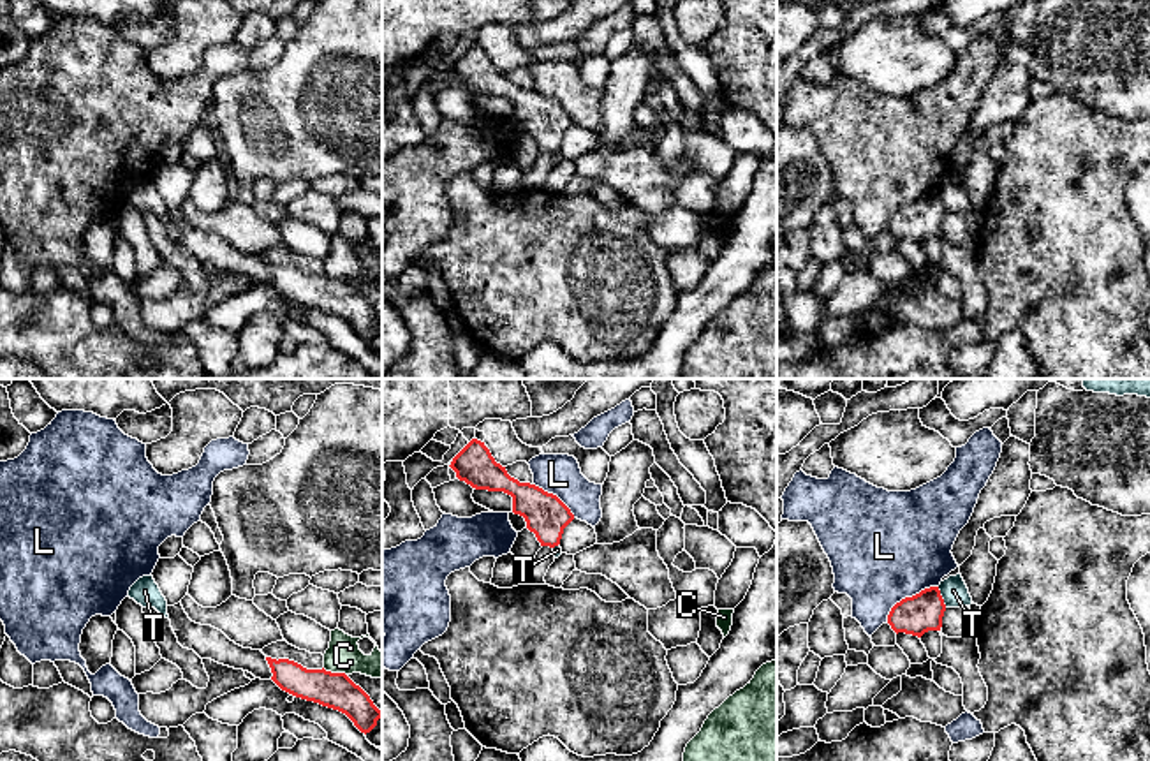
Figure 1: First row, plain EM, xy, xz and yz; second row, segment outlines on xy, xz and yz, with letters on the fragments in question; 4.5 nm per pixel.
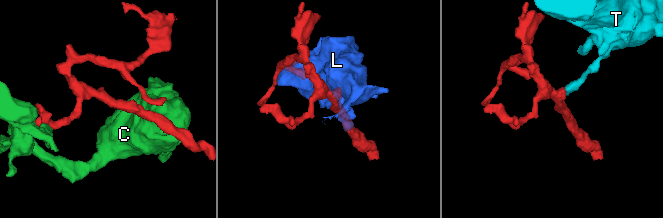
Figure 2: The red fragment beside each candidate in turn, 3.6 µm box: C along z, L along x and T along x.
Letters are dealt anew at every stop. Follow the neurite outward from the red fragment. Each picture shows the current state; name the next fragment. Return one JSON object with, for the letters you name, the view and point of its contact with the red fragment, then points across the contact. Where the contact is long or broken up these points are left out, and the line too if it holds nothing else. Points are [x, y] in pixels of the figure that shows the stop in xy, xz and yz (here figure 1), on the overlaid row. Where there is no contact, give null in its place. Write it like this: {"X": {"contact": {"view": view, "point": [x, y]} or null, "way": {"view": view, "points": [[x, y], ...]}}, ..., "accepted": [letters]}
{"accepted": []}

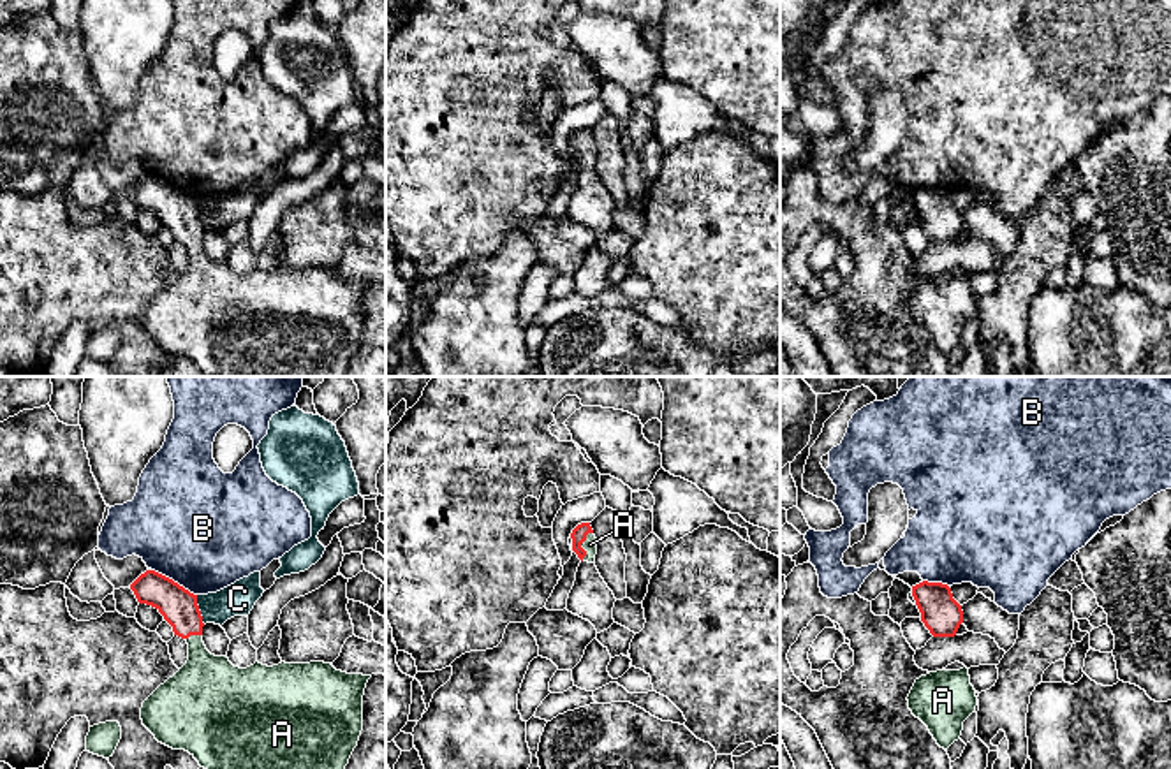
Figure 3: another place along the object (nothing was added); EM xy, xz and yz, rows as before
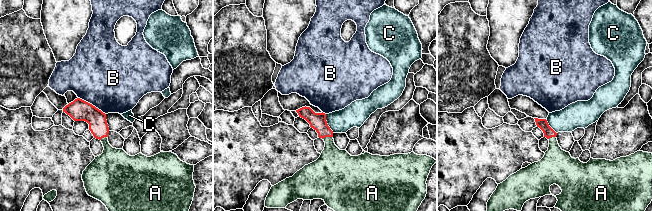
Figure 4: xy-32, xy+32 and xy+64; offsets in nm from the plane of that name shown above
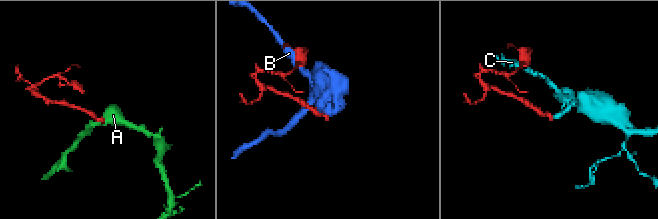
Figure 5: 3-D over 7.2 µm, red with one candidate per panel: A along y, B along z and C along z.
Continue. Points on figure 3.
{"A": {"contact": {"view": "xz", "point": [580, 546]}, "way": {"view": "xz", "points": [[578, 535], [580, 546], [590, 544]]}}, "accepted": ["A"]}

